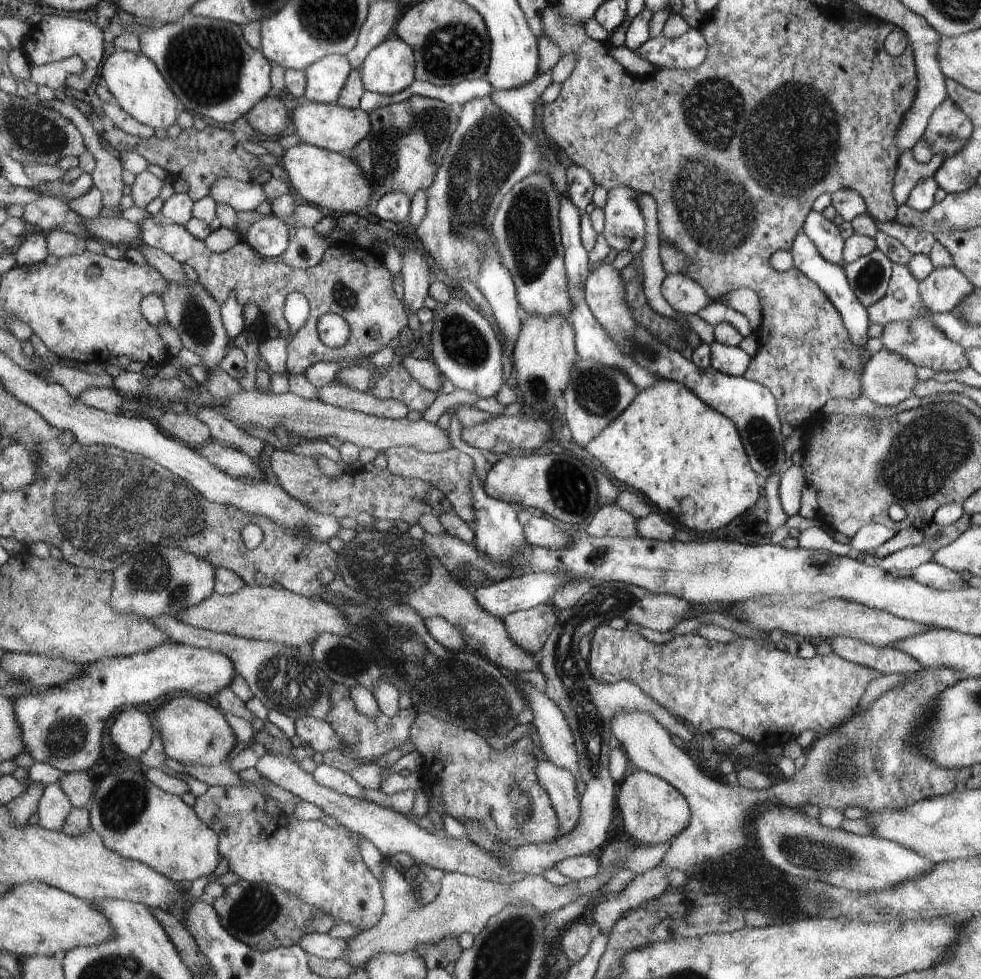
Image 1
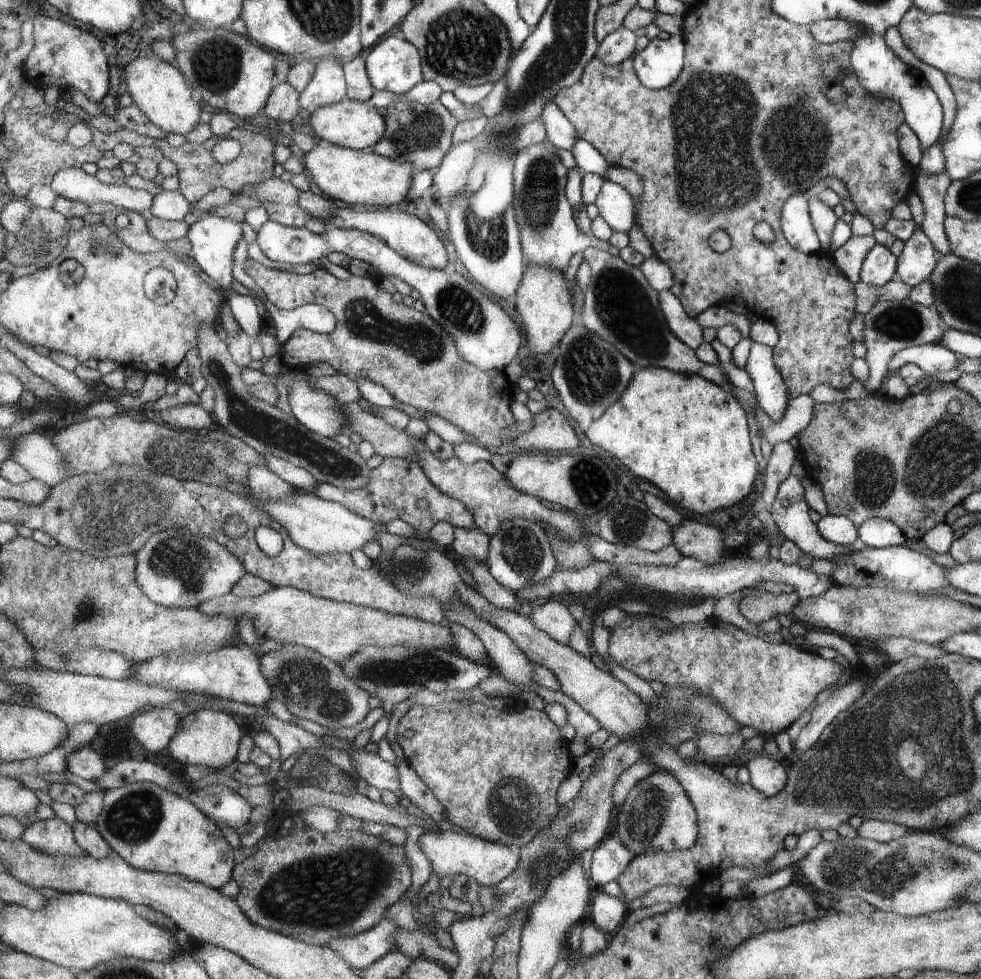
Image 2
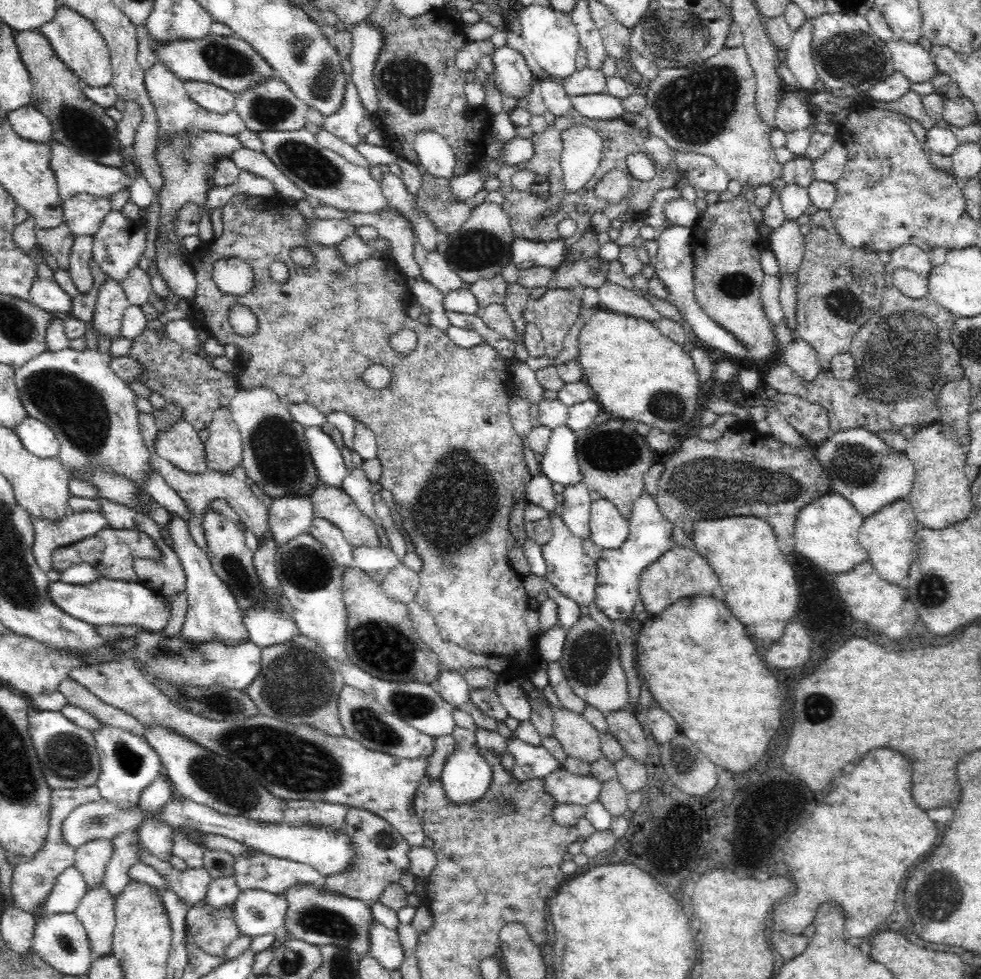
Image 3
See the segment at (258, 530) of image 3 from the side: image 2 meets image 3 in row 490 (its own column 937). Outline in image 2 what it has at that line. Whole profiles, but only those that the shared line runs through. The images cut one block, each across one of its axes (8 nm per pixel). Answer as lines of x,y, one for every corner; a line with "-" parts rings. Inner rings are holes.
916,169
913,191
920,198
924,207
924,221
920,224
922,233
931,242
939,257
950,252
950,246
944,233
943,221
944,194
951,182
945,172
926,176

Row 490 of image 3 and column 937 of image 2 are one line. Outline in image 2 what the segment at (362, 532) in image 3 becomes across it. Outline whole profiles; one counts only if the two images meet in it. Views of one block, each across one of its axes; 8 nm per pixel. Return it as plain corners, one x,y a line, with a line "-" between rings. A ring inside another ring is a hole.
905,297
900,301
881,301
870,306
863,315
863,341
866,354
864,359
868,364
868,377
862,381
862,385
869,392
877,392
880,382
884,380
888,360
900,350
917,345
937,345
944,333
939,312
933,306
926,307

